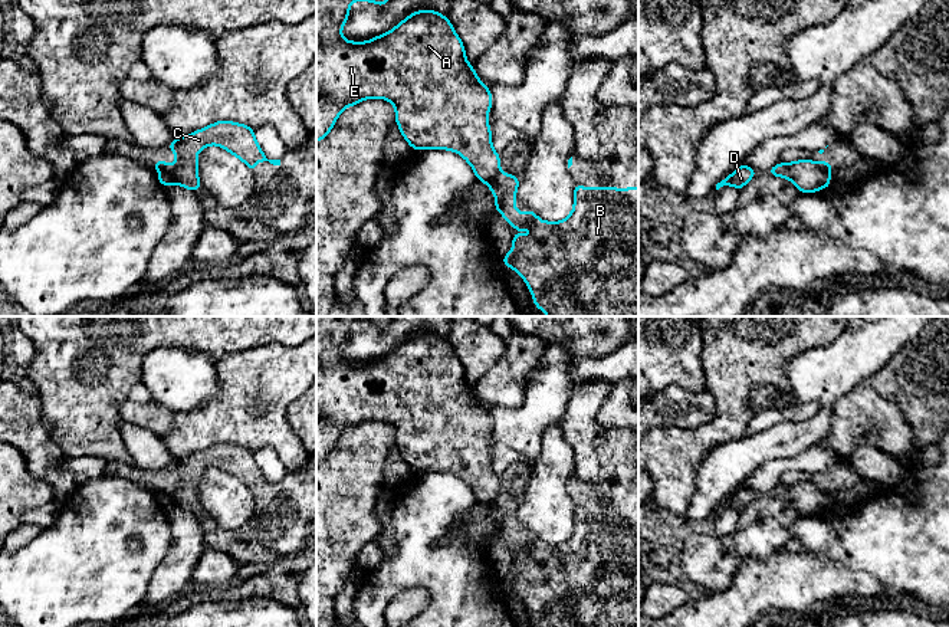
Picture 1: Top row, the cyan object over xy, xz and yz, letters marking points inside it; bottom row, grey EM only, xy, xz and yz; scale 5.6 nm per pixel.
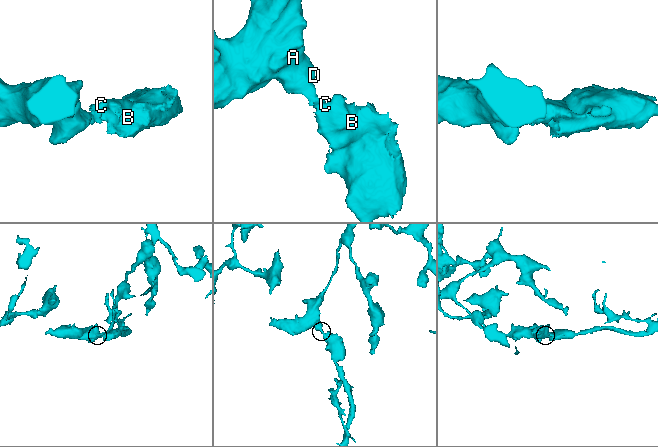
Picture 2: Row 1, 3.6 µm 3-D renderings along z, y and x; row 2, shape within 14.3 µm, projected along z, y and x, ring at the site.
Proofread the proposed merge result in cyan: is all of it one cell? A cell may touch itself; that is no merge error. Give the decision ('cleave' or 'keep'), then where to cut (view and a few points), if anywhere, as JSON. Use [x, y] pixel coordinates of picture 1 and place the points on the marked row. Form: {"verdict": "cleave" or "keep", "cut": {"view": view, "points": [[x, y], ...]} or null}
{"verdict": "cleave", "cut": {"view": "xy", "points": [[161, 170], [167, 171], [174, 181]]}}

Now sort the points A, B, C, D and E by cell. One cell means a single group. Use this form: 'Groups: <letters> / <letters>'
Groups: A D E / B C

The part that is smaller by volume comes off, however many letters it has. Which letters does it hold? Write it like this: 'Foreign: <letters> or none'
Foreign: B, C

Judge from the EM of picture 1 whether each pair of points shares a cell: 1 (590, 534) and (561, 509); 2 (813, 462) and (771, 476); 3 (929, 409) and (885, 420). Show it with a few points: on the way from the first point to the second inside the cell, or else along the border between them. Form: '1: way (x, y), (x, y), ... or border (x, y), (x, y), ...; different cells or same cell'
1: border (567, 486), (572, 532), (549, 544); different cells
2: way (803, 462), (781, 466); same cell
3: border (879, 393), (896, 403), (913, 433), (916, 447); different cells

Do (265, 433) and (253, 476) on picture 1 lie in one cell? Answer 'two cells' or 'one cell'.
two cells

